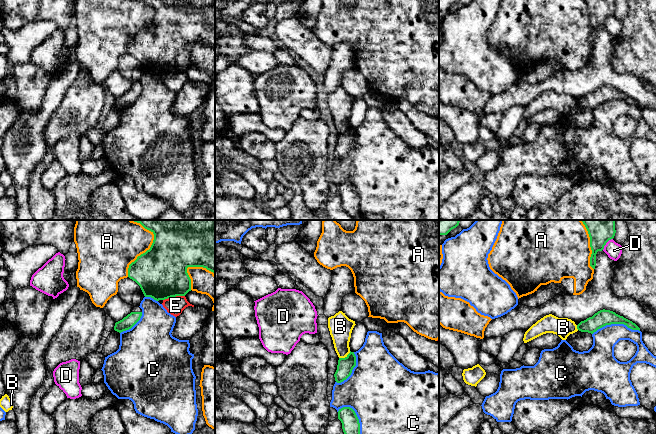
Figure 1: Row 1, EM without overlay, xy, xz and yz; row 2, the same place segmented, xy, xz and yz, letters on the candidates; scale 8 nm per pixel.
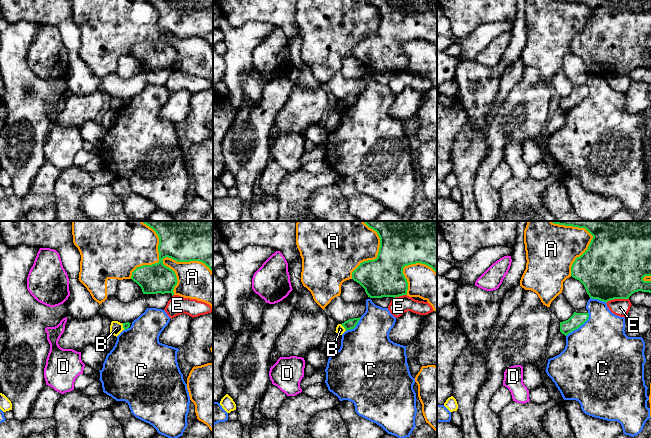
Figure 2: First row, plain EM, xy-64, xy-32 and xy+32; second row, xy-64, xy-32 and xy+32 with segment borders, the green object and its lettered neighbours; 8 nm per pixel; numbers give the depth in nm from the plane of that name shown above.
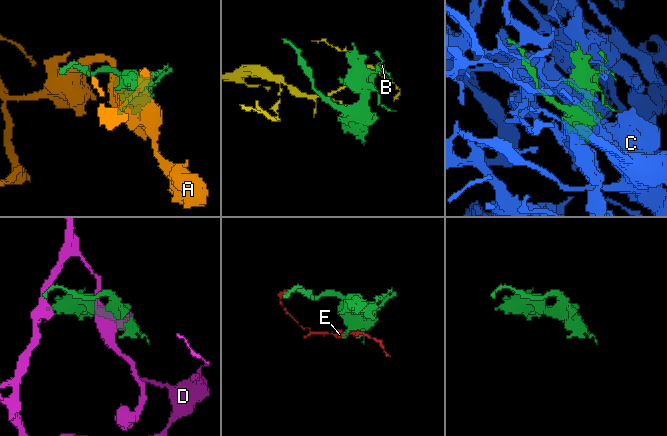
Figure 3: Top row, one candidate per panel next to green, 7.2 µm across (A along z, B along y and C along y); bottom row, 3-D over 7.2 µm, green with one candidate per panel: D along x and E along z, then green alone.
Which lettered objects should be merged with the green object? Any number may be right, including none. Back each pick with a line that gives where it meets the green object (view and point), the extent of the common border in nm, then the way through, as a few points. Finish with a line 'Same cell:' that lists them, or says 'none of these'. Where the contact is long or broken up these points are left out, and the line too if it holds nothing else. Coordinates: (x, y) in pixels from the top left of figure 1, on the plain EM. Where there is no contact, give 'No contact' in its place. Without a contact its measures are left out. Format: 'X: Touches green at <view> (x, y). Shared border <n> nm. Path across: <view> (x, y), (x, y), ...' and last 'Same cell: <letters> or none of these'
Same cell: none of these

